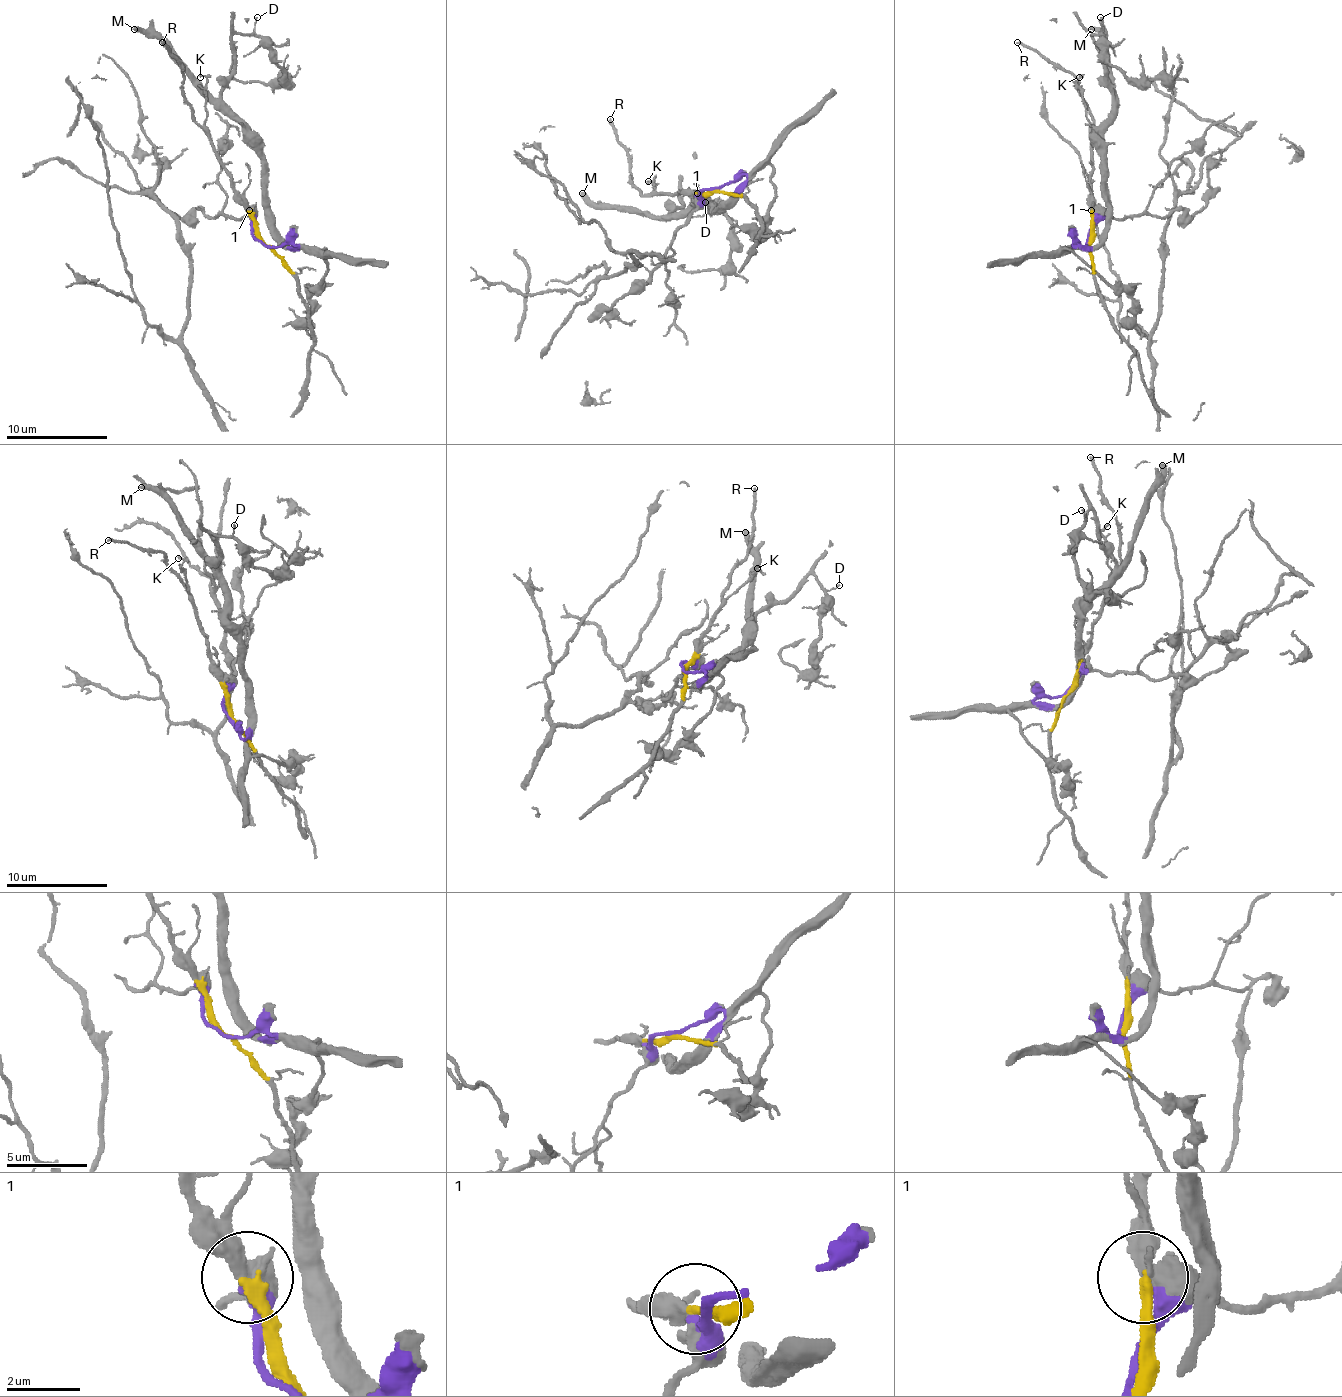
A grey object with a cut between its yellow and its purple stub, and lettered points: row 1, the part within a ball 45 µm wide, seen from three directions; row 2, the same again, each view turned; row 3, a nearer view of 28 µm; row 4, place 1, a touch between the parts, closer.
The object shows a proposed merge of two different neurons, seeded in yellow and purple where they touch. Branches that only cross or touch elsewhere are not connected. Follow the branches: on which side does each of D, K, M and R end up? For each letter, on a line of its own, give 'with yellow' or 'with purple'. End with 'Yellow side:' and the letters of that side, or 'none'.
D: with purple
K: with yellow
M: with purple
R: with yellow
Yellow side: K, R

